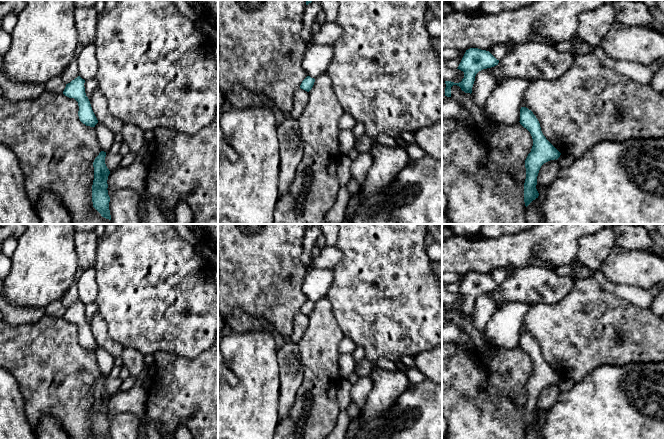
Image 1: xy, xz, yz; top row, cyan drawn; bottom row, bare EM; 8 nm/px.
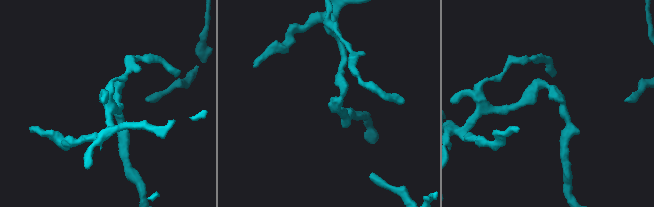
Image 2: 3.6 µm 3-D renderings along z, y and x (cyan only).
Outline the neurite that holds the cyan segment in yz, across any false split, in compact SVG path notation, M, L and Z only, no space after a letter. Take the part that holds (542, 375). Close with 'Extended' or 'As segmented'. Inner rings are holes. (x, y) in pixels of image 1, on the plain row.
M521 331L519 346L530 356L533 363L531 376L525 384L524 426L527 431L539 420L536 409L541 390L550 384L557 384L561 377L543 359L540 347L531 334Z. As segmented

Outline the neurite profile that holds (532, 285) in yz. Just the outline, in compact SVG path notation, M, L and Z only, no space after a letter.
M527 266L517 269L496 290L488 293L498 304L551 304L560 301L572 289L577 277L572 274L560 277L555 271Z

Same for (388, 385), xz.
M373 368L370 377L373 386L367 395L362 415L365 420L374 420L389 411L398 397L409 388L409 380L403 371Z

